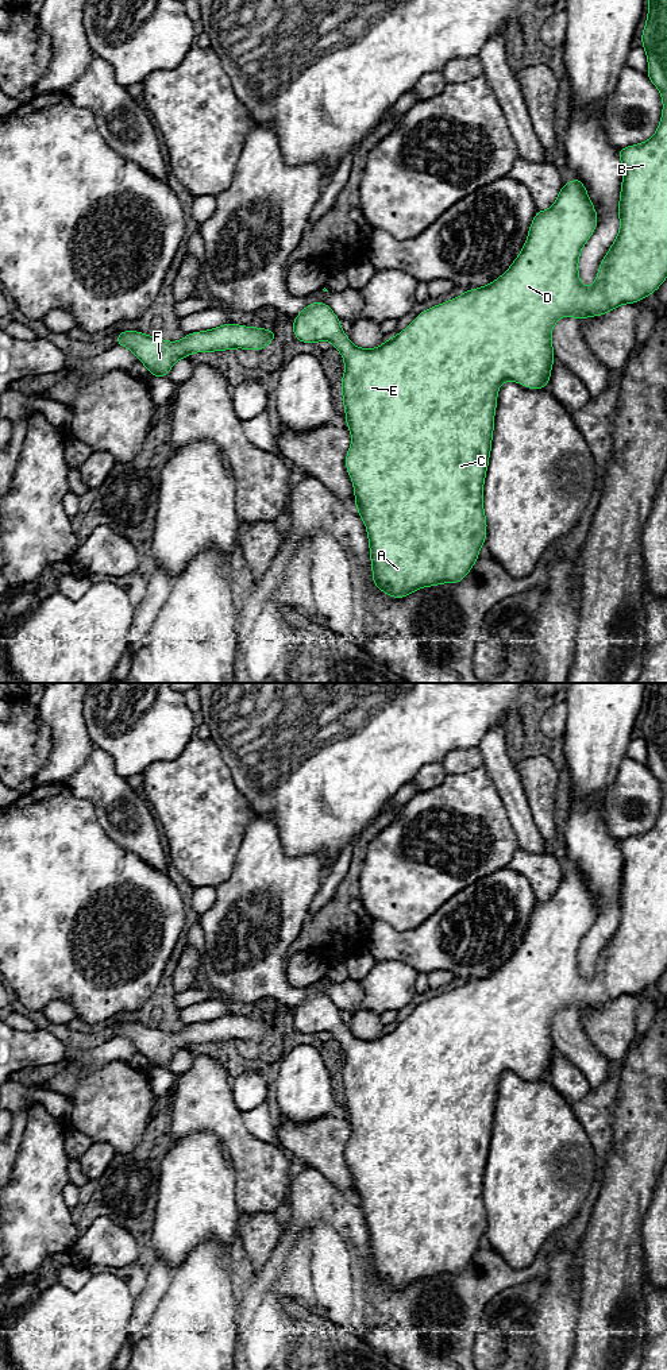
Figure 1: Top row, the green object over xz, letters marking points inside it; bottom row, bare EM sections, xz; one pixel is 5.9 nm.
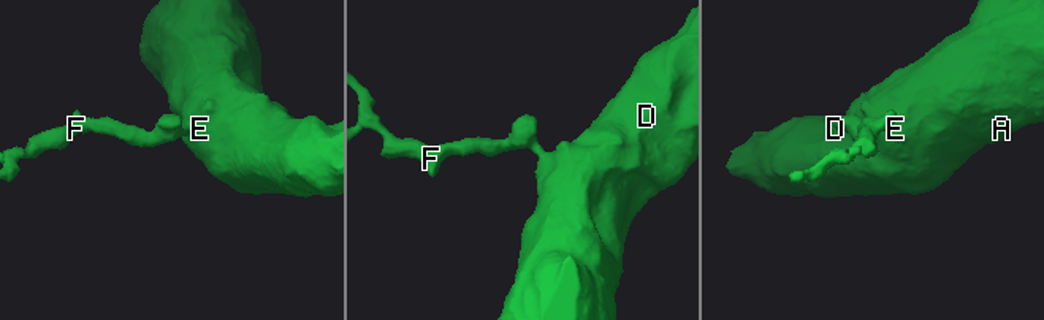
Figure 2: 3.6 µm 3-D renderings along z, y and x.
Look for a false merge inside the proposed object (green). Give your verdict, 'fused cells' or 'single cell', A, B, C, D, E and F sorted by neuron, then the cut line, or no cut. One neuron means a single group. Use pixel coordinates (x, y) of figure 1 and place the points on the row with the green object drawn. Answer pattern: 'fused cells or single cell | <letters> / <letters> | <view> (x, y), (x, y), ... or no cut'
single cell | A B C D E F | no cut

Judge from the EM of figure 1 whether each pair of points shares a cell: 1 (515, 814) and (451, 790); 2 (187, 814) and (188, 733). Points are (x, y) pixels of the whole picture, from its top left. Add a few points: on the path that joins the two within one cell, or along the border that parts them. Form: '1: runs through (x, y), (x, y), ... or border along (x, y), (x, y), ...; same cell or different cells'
1: border along (493, 783), (515, 837), (519, 841); different cells
2: border along (193, 734), (177, 756), (172, 760), (161, 760); different cells

